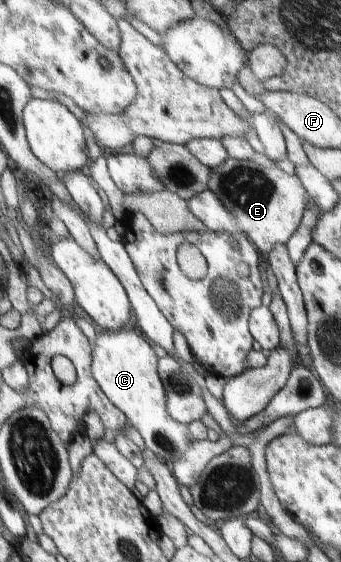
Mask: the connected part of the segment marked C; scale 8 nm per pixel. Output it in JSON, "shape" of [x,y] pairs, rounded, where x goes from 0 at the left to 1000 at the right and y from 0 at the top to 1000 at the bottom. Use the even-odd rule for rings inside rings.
{"shape":[[[378,582],[355,589],[302,589],[293,598],[282,598],[276,610],[267,658],[317,708],[370,737],[381,754],[405,765],[425,785],[425,794],[449,801],[490,829],[507,833],[513,826],[534,822],[548,813],[569,783],[557,774],[551,754],[496,735],[490,690],[466,660],[469,637],[455,619],[434,609],[434,601],[402,584]]]}

